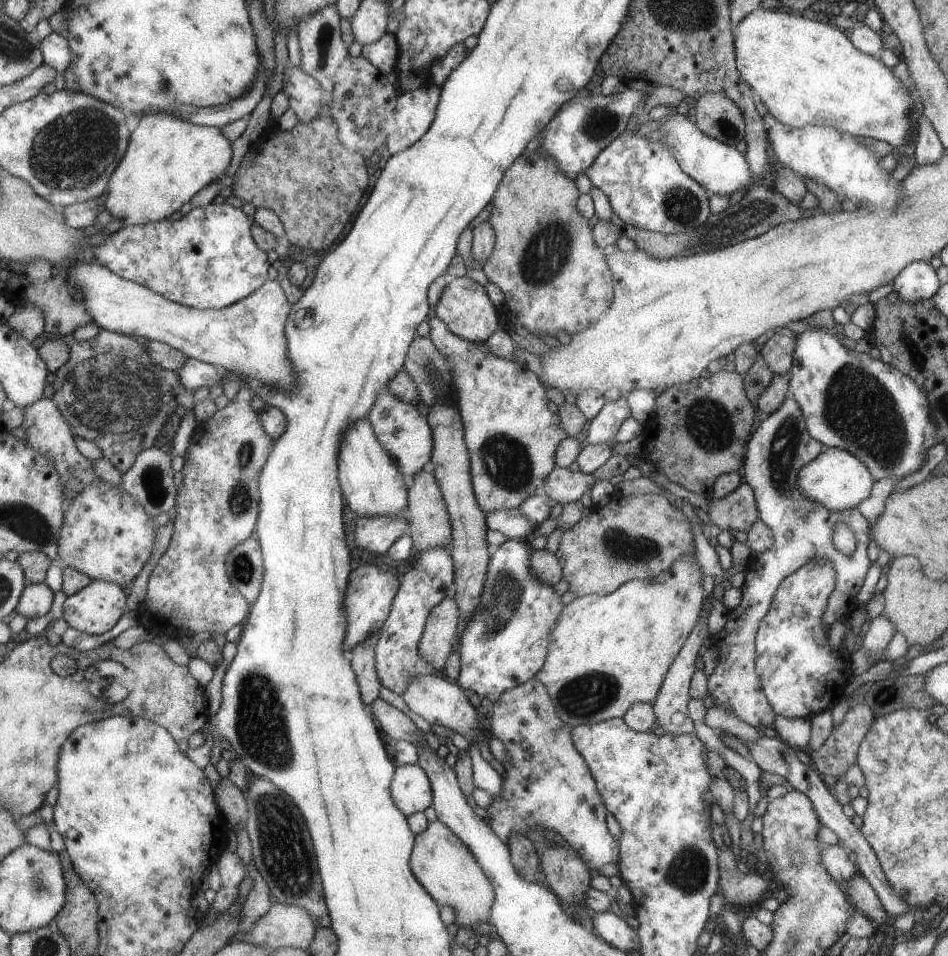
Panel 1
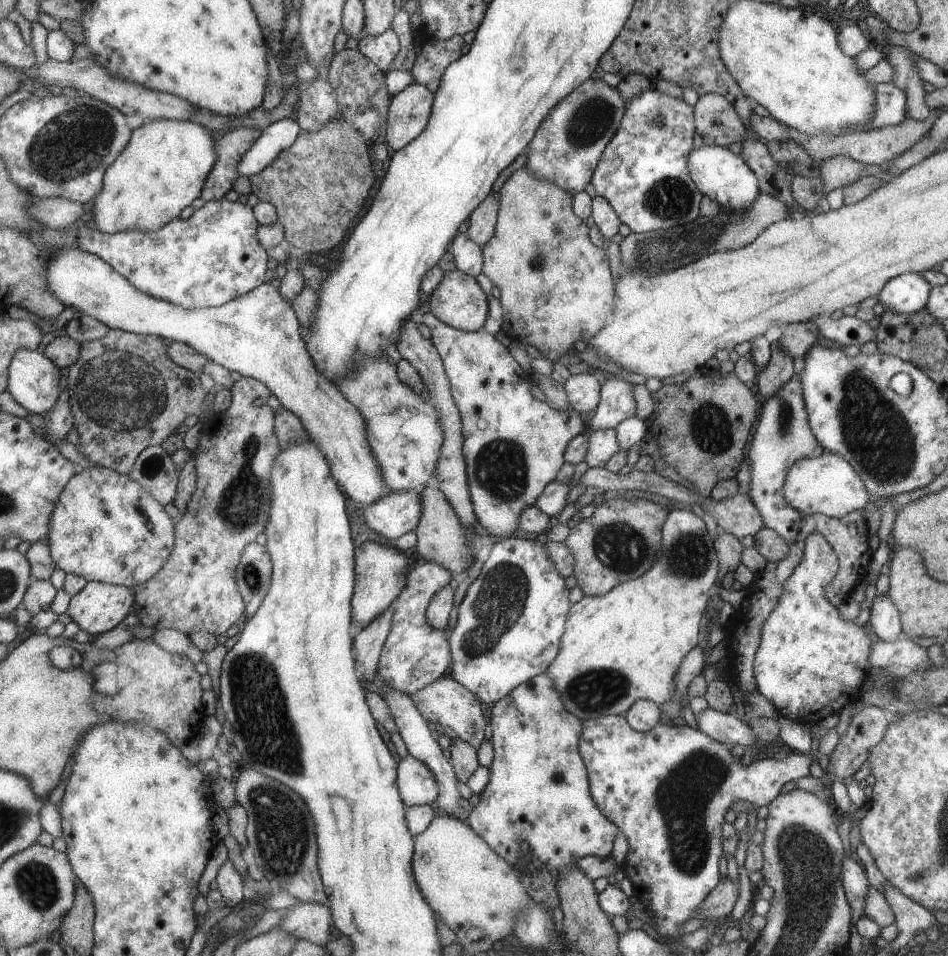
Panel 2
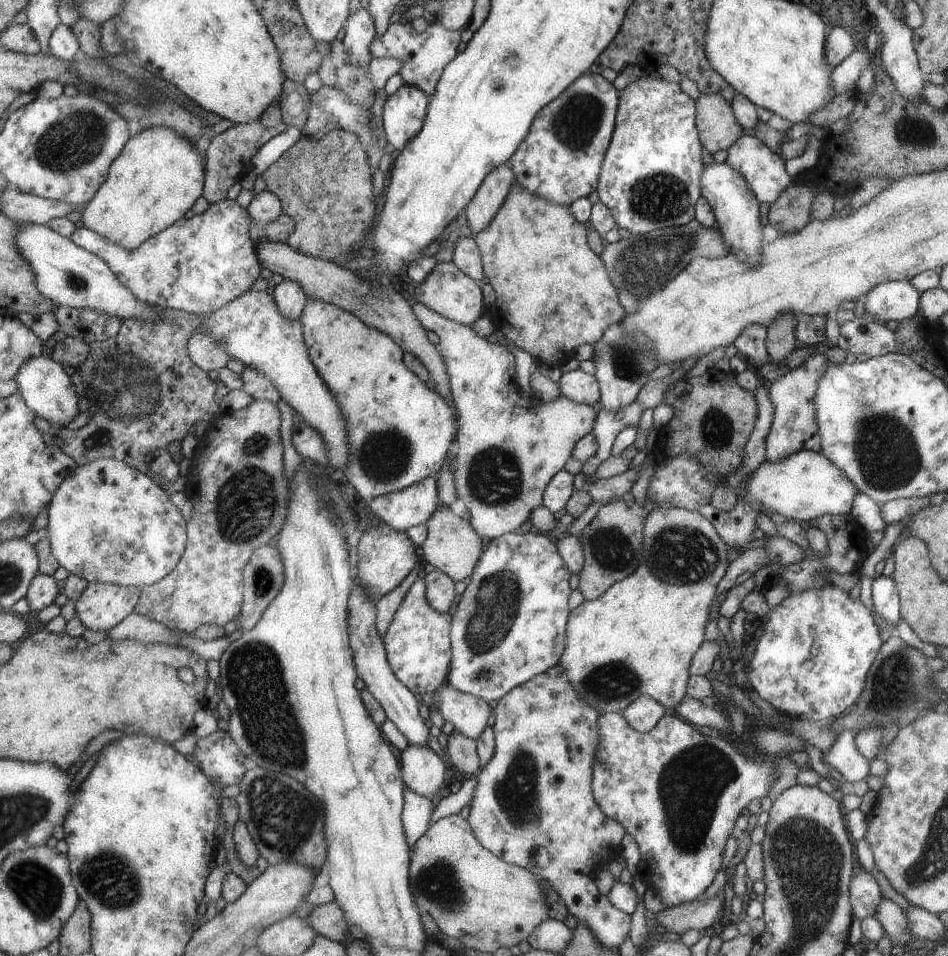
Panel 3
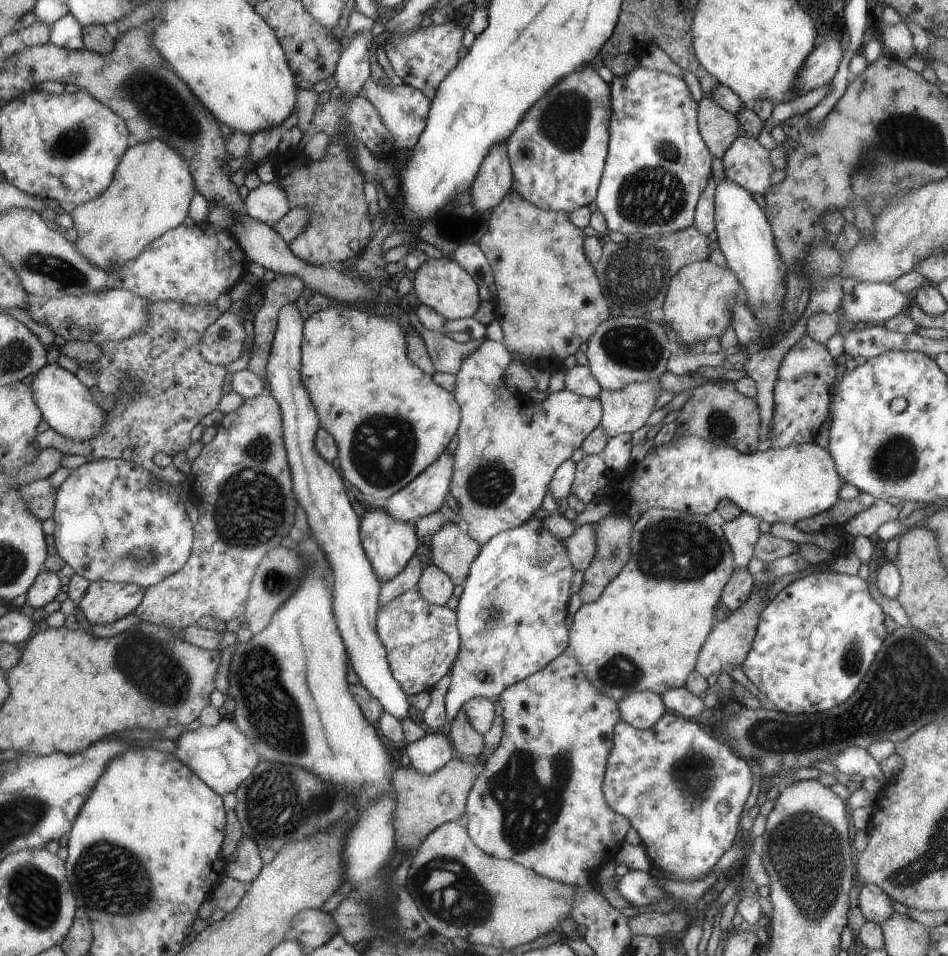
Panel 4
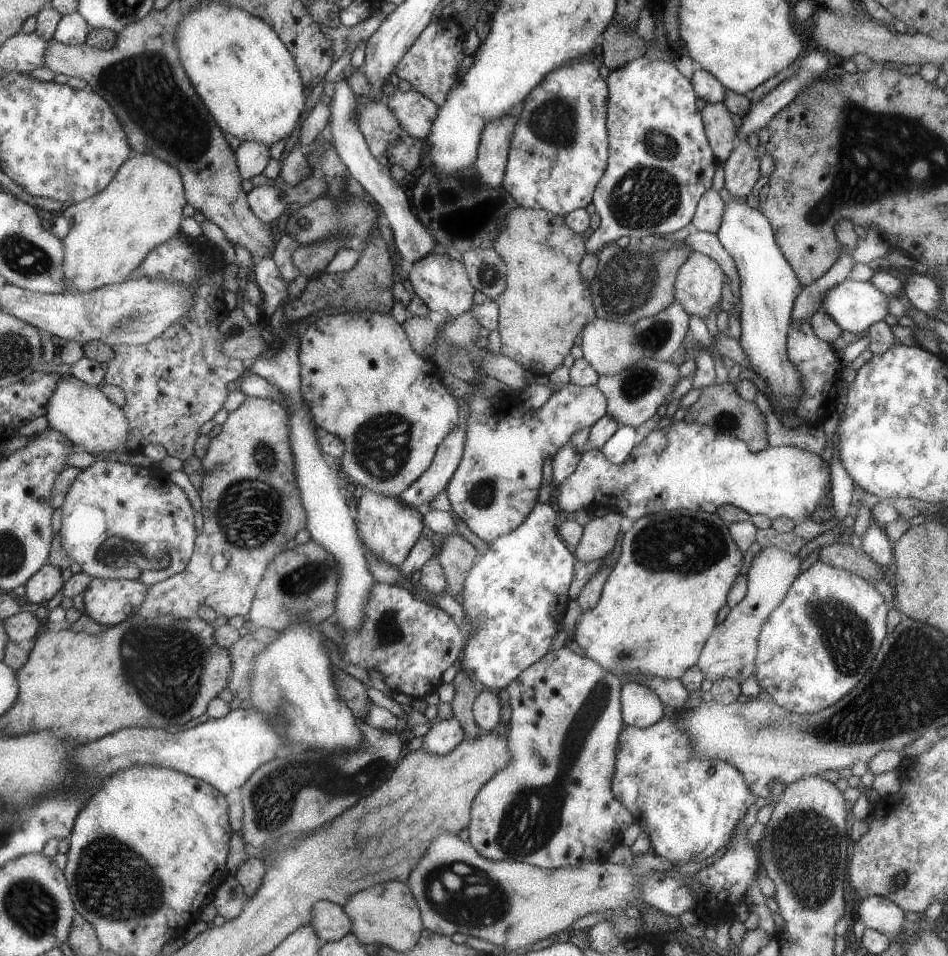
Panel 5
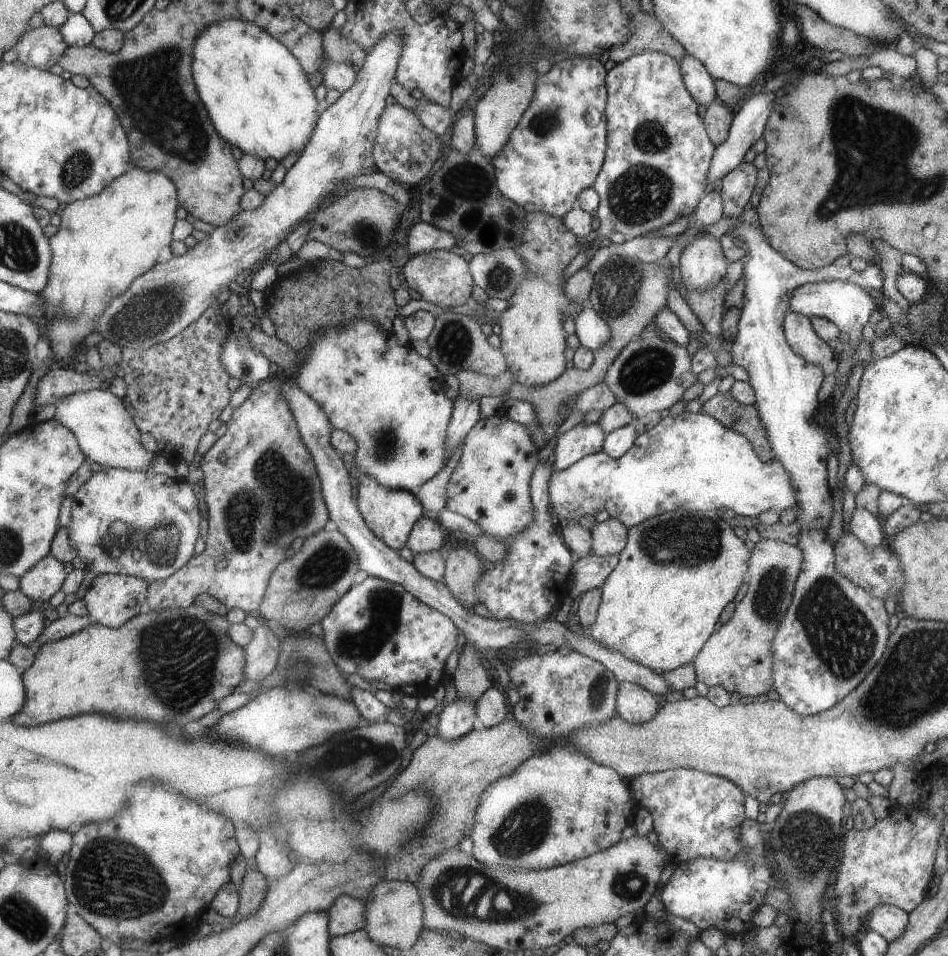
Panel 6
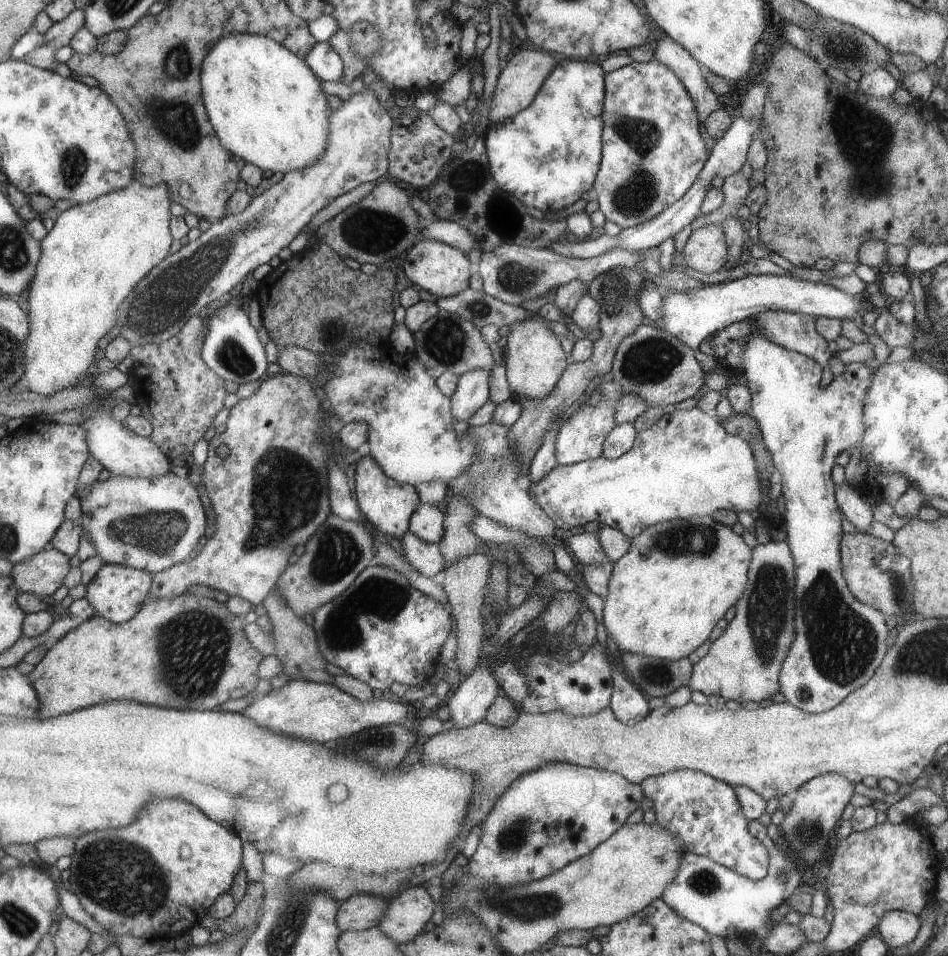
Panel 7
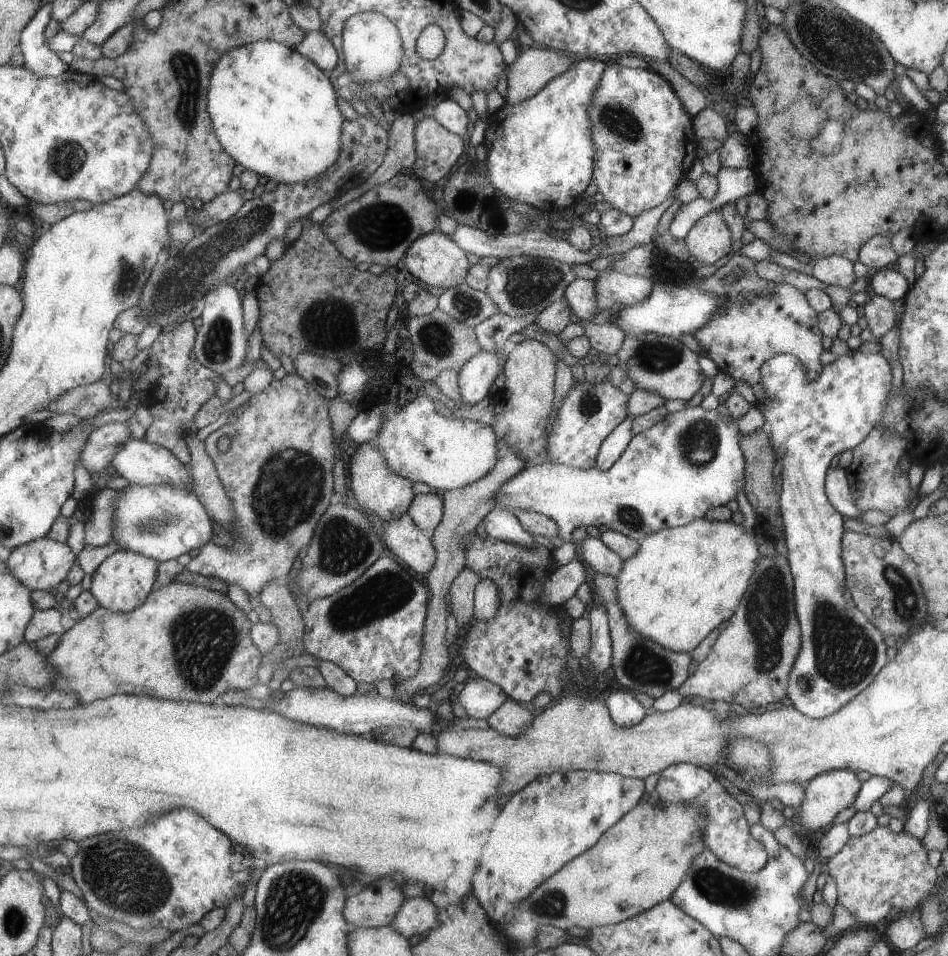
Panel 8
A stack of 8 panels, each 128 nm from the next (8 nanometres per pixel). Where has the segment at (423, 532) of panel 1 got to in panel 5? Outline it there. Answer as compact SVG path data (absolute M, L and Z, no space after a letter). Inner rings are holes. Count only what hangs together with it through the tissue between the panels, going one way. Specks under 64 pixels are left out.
M453 532L443 537L439 555L436 556L444 569L446 592L451 596L461 595L464 587L464 580L468 576L468 571L473 566L473 560L477 556L477 550L460 537L457 532Z

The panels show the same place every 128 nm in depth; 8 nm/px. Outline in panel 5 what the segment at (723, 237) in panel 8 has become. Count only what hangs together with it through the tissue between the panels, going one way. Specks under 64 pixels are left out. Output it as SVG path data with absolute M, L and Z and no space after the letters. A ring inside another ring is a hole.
M692 251L687 260L676 270L673 282L673 298L677 300L688 316L704 319L715 303L723 301L723 269L712 257Z

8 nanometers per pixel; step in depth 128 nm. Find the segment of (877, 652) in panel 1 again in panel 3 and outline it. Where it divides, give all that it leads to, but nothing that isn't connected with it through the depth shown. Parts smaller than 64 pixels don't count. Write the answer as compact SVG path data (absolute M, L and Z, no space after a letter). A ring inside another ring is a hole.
M882 573L874 577L871 583L871 594L873 612L879 614L889 626L893 626L893 632L895 632L895 626L897 626L897 622L899 622L900 619L900 600L897 590L895 590L895 586L893 586L893 578L891 578L891 576L883 576Z

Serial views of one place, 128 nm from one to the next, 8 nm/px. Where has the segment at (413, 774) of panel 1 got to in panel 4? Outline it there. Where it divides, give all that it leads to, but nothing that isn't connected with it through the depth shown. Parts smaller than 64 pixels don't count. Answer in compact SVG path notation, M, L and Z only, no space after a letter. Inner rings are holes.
M428 729L422 738L407 743L403 750L409 757L411 768L421 774L433 774L433 771L449 762L456 752L448 734Z

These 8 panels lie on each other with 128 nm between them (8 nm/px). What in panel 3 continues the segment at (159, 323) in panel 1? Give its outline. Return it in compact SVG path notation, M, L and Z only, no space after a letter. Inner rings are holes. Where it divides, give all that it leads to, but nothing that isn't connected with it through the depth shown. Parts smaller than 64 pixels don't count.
M21 223L15 244L21 256L31 264L35 272L35 284L39 292L58 305L71 308L91 308L95 312L117 316L121 321L127 318L153 320L159 314L159 307L143 304L124 284L120 276L99 255L77 246L69 237L60 236L45 224ZM249 289L231 300L215 312L206 313L201 316L201 324L197 324L196 332L203 332L211 338L215 338L219 344L223 344L225 354L229 359L241 360L244 366L252 367L269 382L273 384L279 398L293 408L296 417L305 421L317 434L319 434L325 450L327 450L327 465L330 470L345 470L349 463L349 433L344 412L341 412L340 404L337 404L336 397L331 389L321 380L320 373L317 372L316 365L308 353L308 345L304 343L303 325L297 320L285 320L277 308L276 301L270 293L270 289L254 291Z

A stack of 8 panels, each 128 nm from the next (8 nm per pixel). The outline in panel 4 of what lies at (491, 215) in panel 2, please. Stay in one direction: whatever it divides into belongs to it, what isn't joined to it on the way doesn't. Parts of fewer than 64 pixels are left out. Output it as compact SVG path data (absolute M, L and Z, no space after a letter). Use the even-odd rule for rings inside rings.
M507 144L493 146L481 160L480 170L469 189L471 206L475 214L485 212L499 204L511 186L512 167L508 159Z

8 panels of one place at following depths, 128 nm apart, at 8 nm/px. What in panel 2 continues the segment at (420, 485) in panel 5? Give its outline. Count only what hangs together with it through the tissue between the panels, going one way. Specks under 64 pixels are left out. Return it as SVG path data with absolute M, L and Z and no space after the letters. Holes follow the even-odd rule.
M419 489L392 492L369 504L363 511L367 528L388 541L413 531L421 518L419 494L421 494Z

